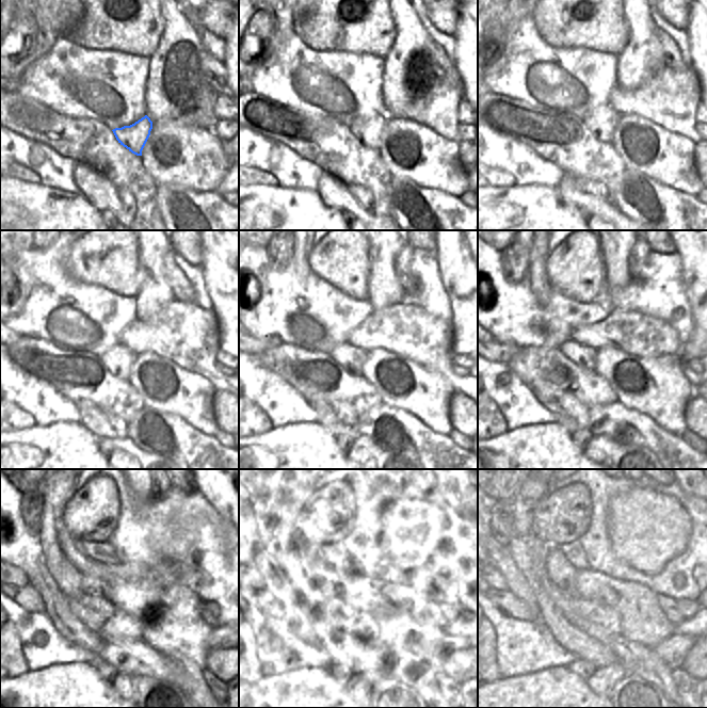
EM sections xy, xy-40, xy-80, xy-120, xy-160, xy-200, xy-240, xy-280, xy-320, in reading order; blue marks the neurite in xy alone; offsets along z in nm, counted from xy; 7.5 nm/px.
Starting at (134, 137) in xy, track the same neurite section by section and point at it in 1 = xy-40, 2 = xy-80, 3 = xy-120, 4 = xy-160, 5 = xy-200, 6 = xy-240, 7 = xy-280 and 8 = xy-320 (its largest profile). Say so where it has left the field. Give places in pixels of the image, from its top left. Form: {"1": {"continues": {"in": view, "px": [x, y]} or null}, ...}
{"1": {"continues": {"in": "xy-40", "px": [368, 131]}}, "2": {"continues": {"in": "xy-80", "px": [601, 123]}}, "3": {"continues": {"in": "xy-120", "px": [118, 359]}}, "4": {"continues": {"in": "xy-160", "px": [352, 358]}}, "5": {"continues": {"in": "xy-200", "px": [580, 349]}}, "6": {"continues": {"in": "xy-240", "px": [96, 578]}}, "7": {"continues": {"in": "xy-280", "px": [328, 575]}}, "8": {"continues": {"in": "xy-320", "px": [560, 572]}}}

